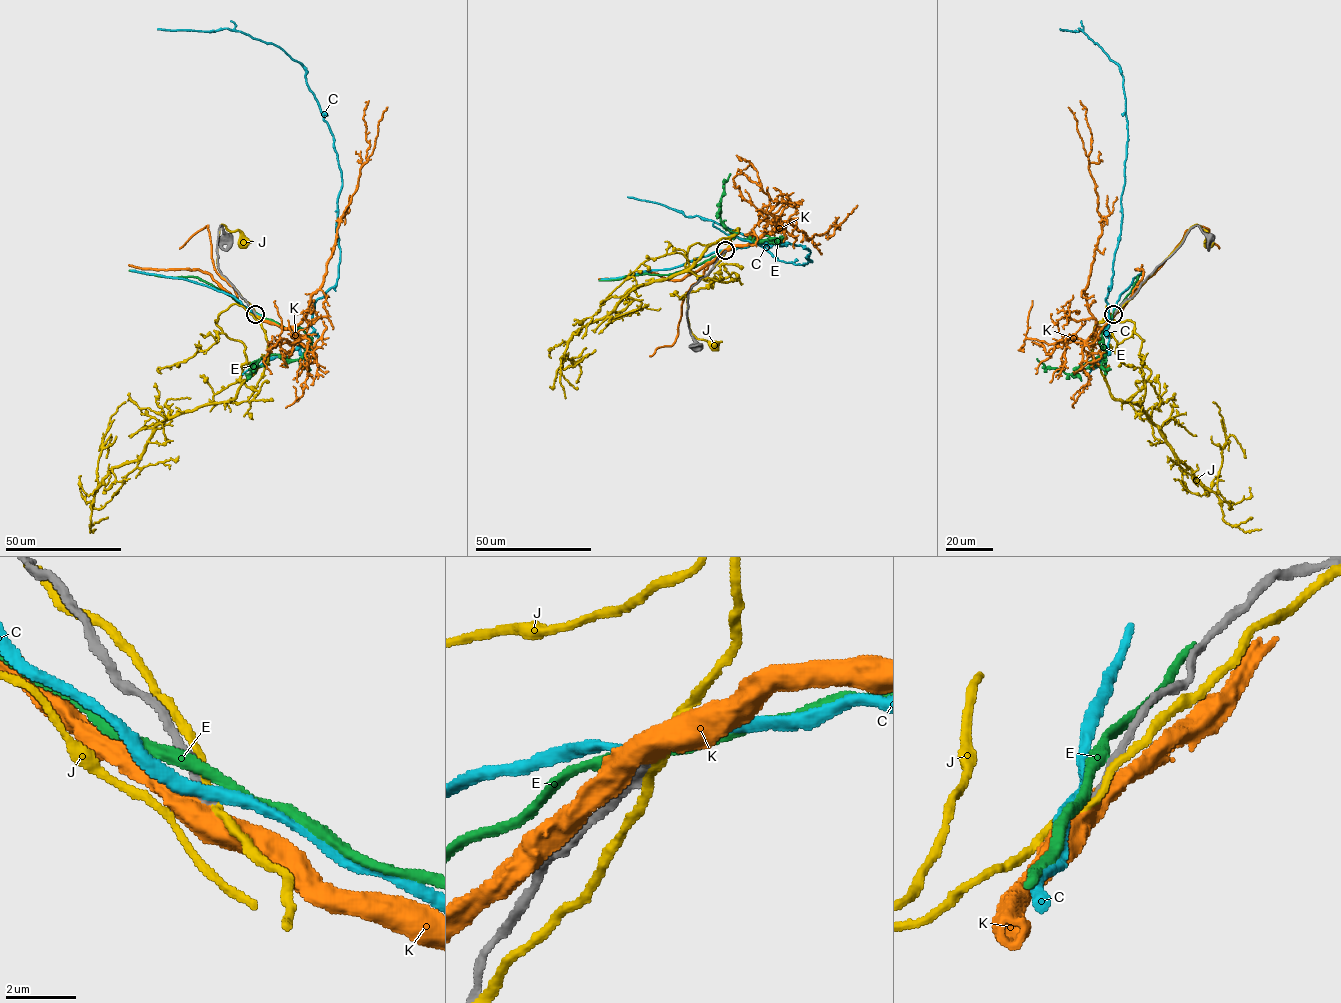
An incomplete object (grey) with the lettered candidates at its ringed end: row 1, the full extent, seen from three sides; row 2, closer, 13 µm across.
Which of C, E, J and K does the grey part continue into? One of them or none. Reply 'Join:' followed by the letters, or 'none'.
Join: none

